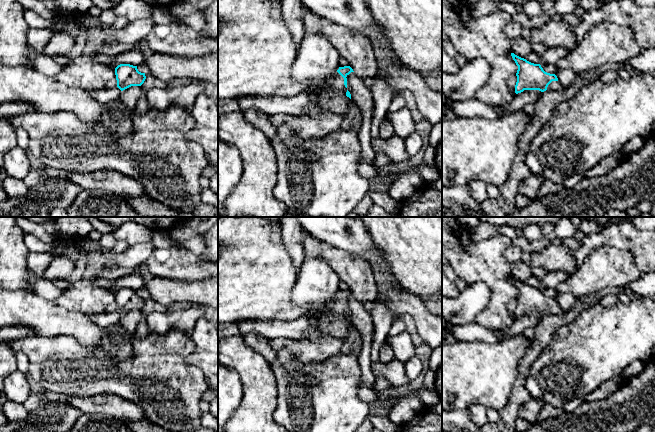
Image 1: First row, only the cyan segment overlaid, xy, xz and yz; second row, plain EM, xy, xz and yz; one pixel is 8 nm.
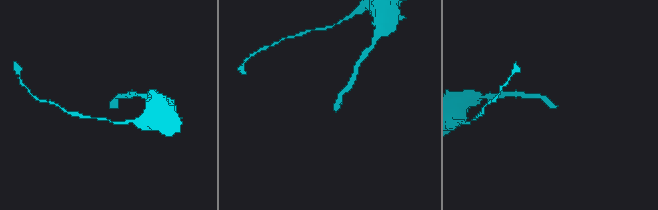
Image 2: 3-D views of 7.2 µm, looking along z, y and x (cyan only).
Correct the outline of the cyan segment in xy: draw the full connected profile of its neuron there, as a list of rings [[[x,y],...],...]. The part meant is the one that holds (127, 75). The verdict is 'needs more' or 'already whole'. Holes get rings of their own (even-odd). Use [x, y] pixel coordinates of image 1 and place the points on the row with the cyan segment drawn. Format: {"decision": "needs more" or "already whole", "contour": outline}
{"decision": "needs more", "contour": [[[120,64],[115,68],[117,86],[96,90],[91,93],[91,96],[98,102],[108,104],[119,99],[123,90],[131,86],[141,86],[145,79],[145,73],[138,71],[137,66],[130,64]]]}

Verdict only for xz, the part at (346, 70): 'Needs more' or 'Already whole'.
Needs more

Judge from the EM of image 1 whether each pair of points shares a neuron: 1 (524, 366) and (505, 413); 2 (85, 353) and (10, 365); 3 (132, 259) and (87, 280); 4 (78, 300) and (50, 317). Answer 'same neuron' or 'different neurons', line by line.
1: same neuron
2: different neurons
3: same neuron
4: different neurons

